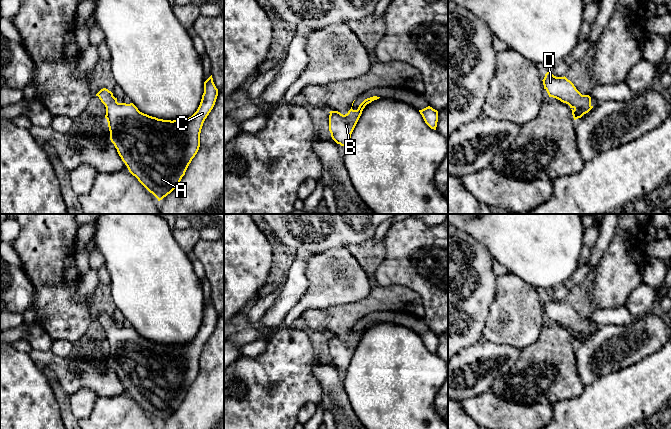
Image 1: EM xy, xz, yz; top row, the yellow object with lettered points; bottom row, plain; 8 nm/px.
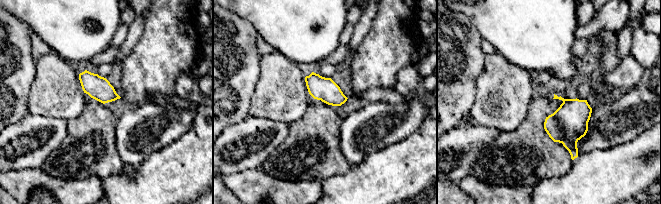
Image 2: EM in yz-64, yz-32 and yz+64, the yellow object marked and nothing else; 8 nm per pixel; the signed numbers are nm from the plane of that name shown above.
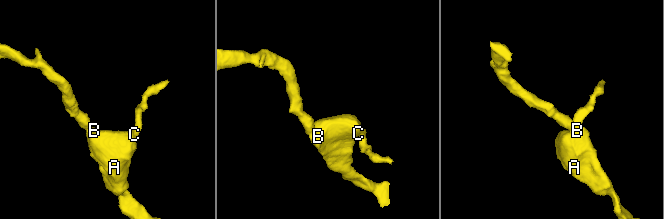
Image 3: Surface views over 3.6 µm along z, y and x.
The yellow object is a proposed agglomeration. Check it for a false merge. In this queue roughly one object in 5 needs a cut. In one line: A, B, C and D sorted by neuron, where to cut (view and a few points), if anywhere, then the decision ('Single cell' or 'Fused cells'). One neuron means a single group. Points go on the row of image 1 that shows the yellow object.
Groups: A B C D. No split. Single cell

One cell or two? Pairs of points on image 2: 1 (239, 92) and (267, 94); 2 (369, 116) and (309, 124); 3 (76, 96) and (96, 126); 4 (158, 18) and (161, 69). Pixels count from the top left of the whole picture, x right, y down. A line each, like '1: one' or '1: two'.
1: two
2: two
3: two
4: one

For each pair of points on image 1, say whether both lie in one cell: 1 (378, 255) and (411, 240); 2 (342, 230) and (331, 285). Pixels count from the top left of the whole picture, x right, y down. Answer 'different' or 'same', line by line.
1: different
2: different

